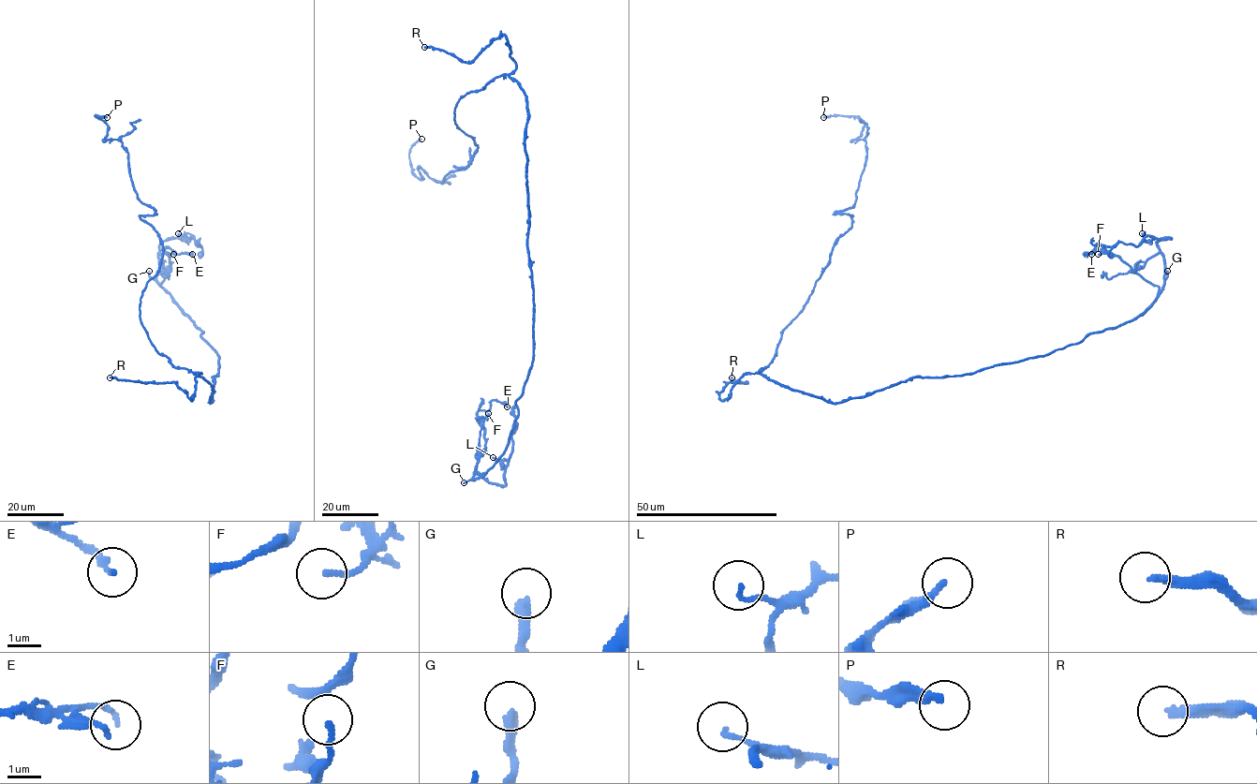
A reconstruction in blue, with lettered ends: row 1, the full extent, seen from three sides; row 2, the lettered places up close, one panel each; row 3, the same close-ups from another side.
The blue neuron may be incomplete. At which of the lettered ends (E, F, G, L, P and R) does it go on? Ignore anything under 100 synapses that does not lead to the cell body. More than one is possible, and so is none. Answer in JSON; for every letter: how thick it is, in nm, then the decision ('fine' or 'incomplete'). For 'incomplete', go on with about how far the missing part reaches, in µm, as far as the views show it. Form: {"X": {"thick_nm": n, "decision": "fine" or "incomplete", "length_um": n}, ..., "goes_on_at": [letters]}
{"E": {"thick_nm": 160, "decision": "fine"}, "F": {"thick_nm": 150, "decision": "fine"}, "G": {"thick_nm": 240, "decision": "incomplete", "length_um": 15}, "L": {"thick_nm": 110, "decision": "fine"}, "P": {"thick_nm": 240, "decision": "fine"}, "R": {"thick_nm": 240, "decision": "incomplete", "length_um": 90}, "goes_on_at": ["G", "R"]}

